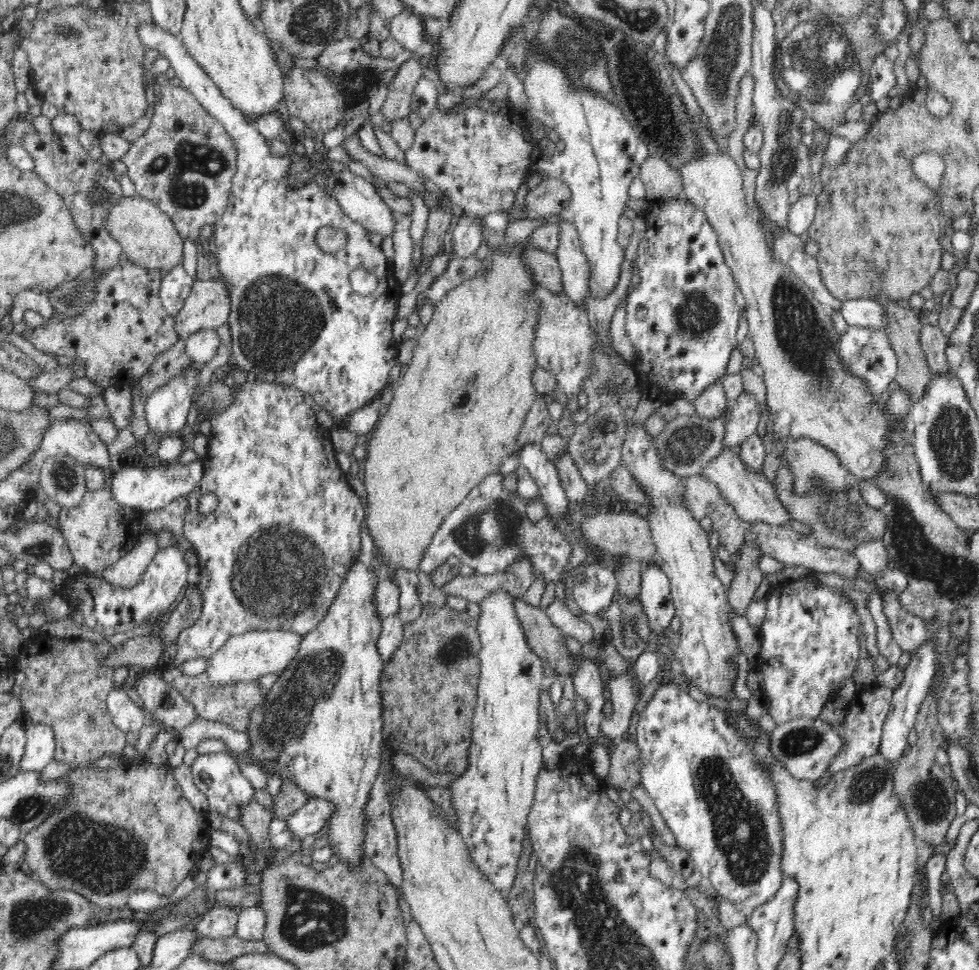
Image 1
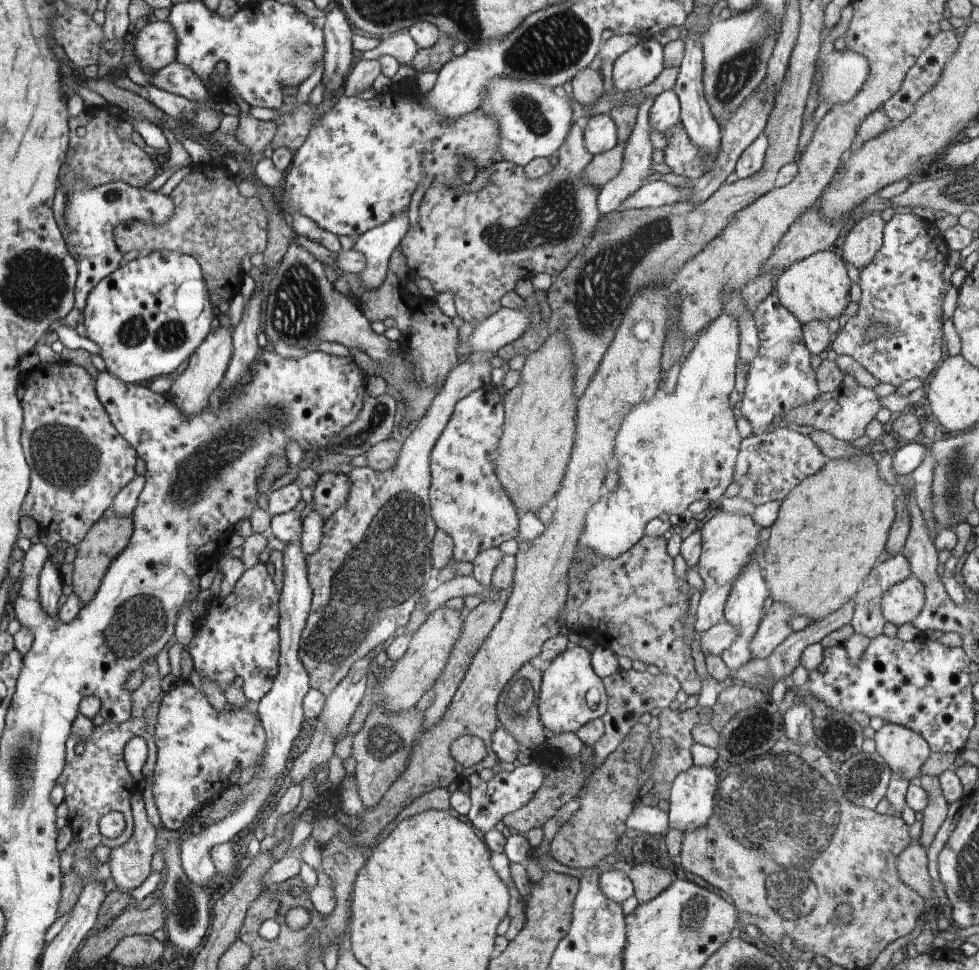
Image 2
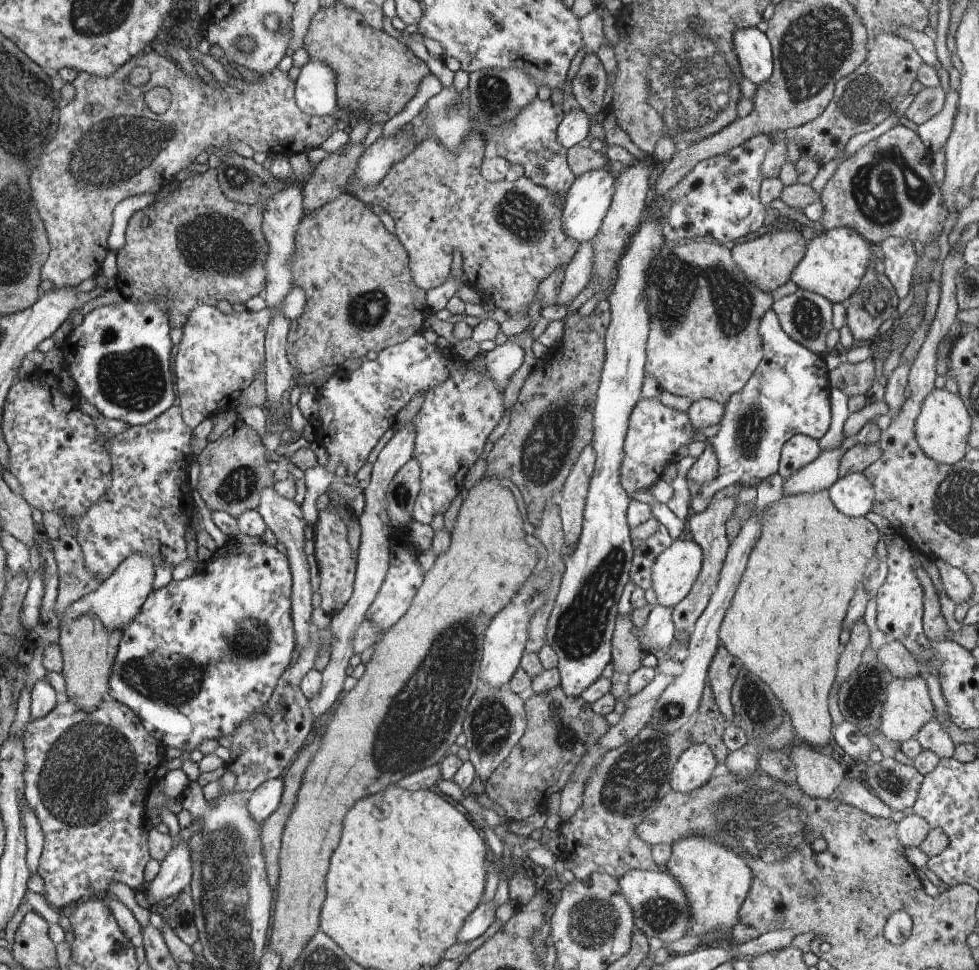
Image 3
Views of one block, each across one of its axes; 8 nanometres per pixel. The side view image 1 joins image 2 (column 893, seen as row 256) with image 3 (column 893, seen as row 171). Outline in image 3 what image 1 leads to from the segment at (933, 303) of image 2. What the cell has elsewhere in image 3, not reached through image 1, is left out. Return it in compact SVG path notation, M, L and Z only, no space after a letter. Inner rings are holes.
M900 236L885 238L878 246L884 253L885 275L900 299L910 290L918 255L911 240Z

